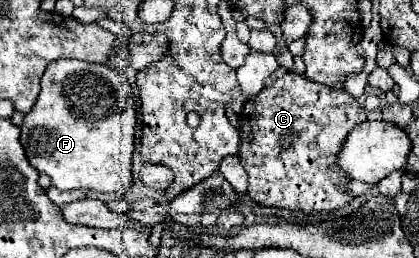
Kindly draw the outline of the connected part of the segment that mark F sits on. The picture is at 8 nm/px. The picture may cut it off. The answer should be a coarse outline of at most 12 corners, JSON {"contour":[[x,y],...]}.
{"contour":[[52,61],[20,129],[56,189],[128,191],[116,69]]}

